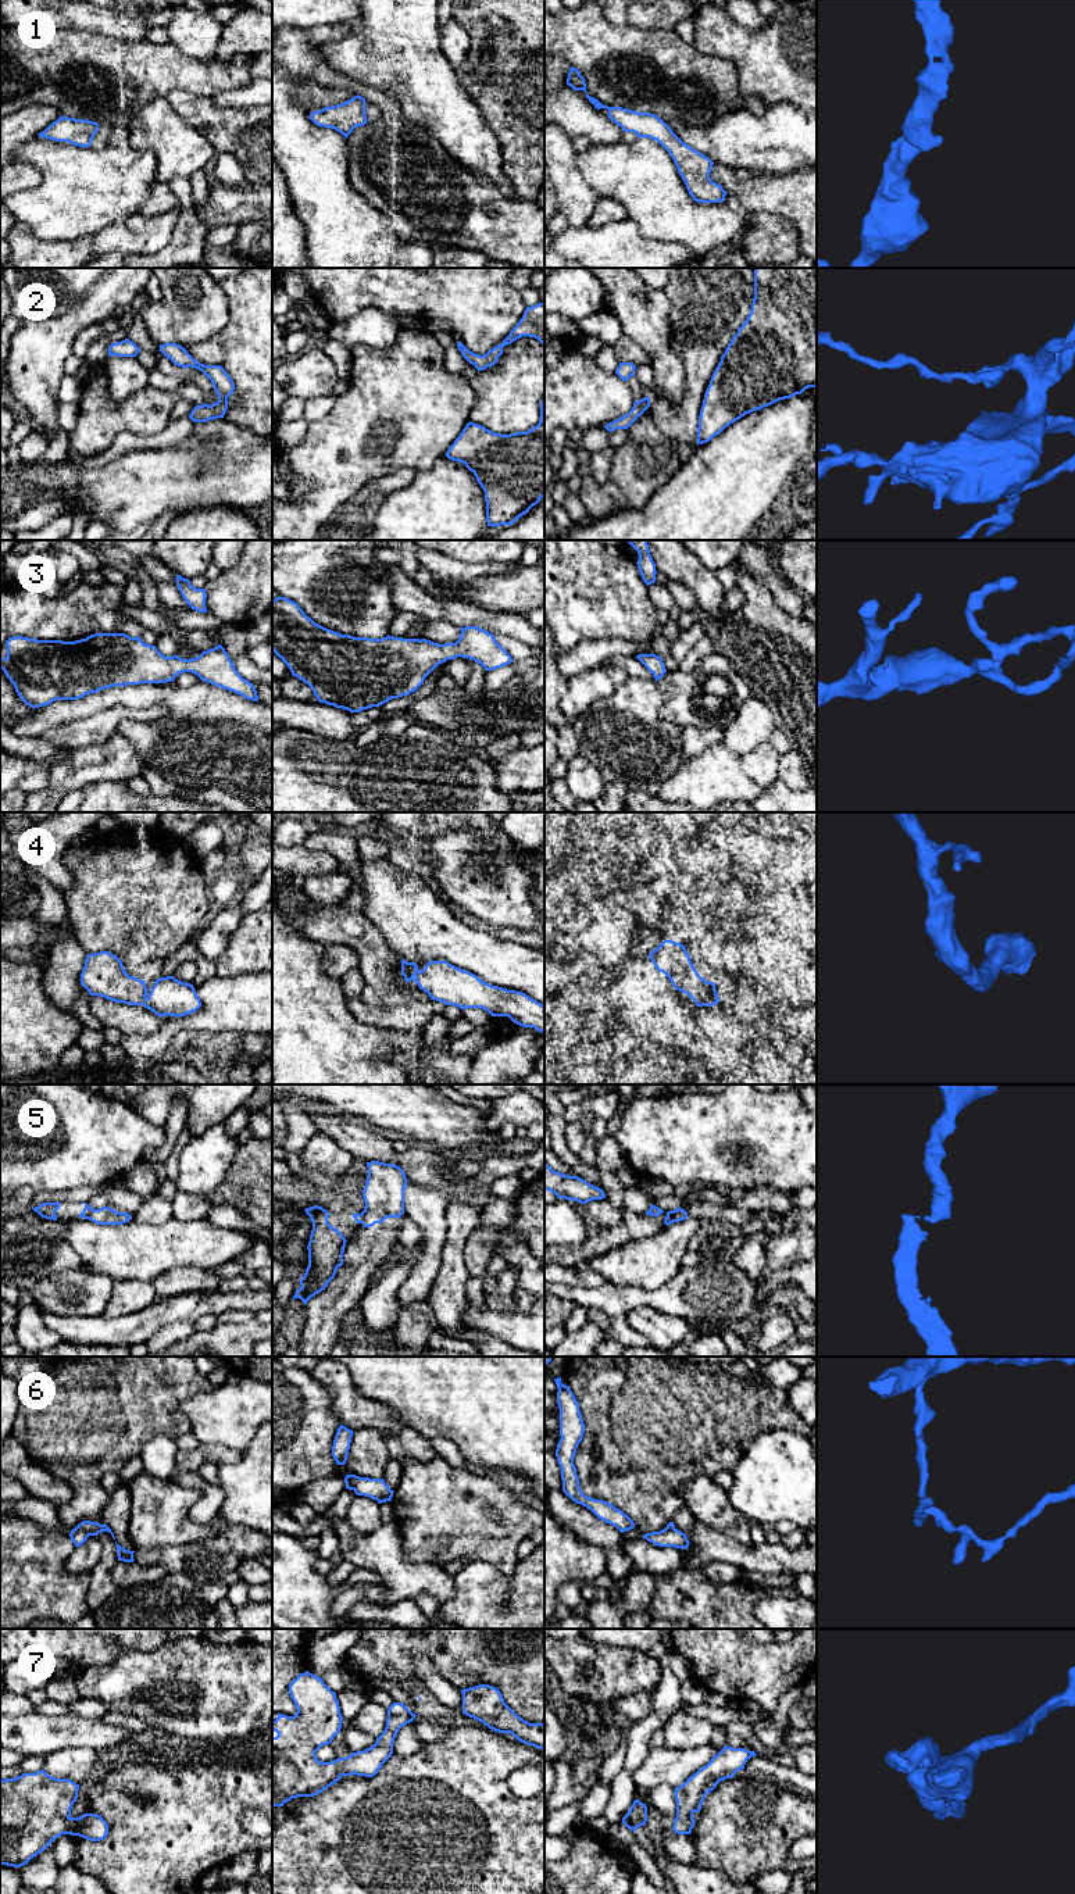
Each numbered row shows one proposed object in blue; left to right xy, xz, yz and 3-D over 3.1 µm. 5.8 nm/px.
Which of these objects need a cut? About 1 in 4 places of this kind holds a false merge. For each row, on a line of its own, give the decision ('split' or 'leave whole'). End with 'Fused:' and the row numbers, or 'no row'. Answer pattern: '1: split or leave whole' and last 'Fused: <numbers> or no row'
1: leave whole
2: leave whole
3: leave whole
4: leave whole
5: split
6: split
7: leave whole
Fused: 5, 6

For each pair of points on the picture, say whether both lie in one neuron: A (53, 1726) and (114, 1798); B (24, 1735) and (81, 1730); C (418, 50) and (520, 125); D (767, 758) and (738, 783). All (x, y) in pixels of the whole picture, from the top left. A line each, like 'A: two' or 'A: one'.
A: two
B: one
C: two
D: two

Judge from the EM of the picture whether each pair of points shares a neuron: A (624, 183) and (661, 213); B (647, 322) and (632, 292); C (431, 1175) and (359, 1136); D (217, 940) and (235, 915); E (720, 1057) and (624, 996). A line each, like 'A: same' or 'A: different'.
A: same
B: same
C: same
D: same
E: same

